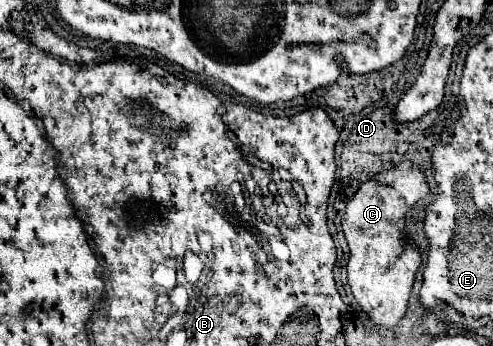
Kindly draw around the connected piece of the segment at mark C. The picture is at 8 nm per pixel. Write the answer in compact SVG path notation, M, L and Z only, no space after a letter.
M404 159L400 165L378 173L360 185L356 195L346 203L342 229L348 241L348 285L364 313L386 329L392 329L406 313L414 275L420 267L420 251L406 245L410 213L416 203L430 195L424 173Z

